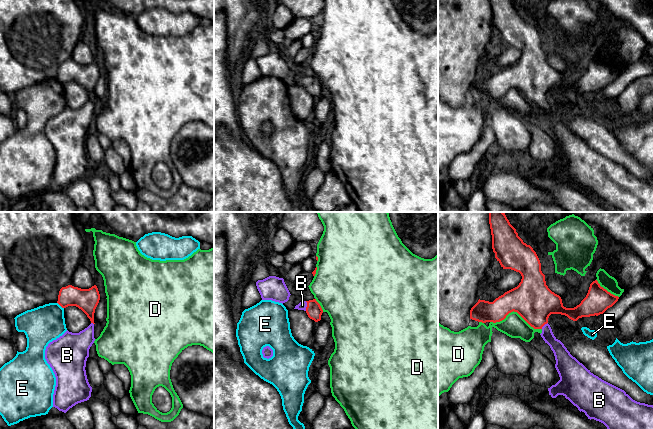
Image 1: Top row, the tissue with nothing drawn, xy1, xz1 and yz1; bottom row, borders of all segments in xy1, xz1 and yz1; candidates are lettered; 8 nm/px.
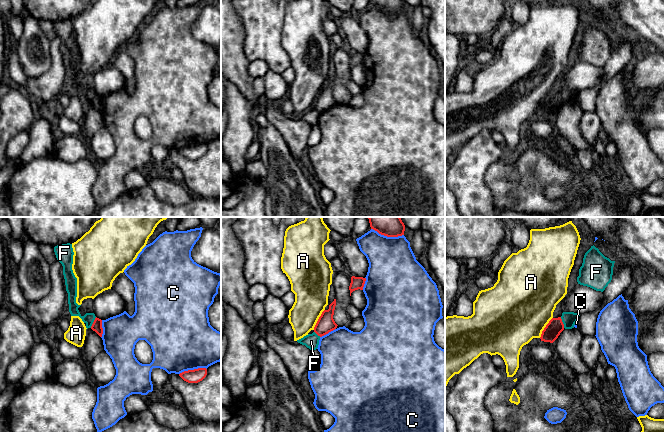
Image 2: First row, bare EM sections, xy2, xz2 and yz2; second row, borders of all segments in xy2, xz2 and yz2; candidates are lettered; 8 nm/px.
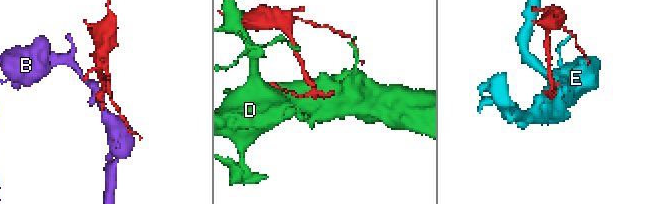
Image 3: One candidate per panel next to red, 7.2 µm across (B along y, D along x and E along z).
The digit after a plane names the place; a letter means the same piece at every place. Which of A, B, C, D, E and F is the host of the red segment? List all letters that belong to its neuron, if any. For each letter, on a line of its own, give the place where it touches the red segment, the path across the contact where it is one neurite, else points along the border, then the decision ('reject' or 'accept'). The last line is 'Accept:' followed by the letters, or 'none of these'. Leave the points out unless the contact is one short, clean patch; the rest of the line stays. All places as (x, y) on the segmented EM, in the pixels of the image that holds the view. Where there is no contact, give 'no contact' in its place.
A: xz2 (318, 319) | along xz2 (324, 309), (313, 329) | reject
B: xz1 (307, 306) | across xz1 (314, 311), (307, 306), (302, 305) | accept
C: xz2 (387, 236) | reject
D: yz1 (516, 311) | reject
E: xy1 (60, 305) | along xy1 (57, 302), (63, 308) | reject
F: xy2 (93, 322) | along xy2 (96, 317), (90, 327) | reject
Accept: B

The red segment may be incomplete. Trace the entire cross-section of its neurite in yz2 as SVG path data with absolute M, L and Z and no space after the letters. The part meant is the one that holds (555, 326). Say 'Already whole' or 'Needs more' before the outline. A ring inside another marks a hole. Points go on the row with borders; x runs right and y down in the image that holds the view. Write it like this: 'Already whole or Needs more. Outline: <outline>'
Already whole. Outline: M561 317L552 318L541 334L541 341L553 343L564 330Z

